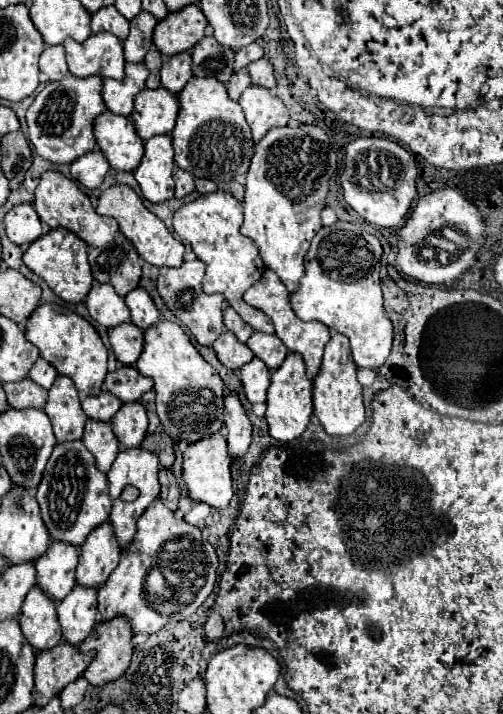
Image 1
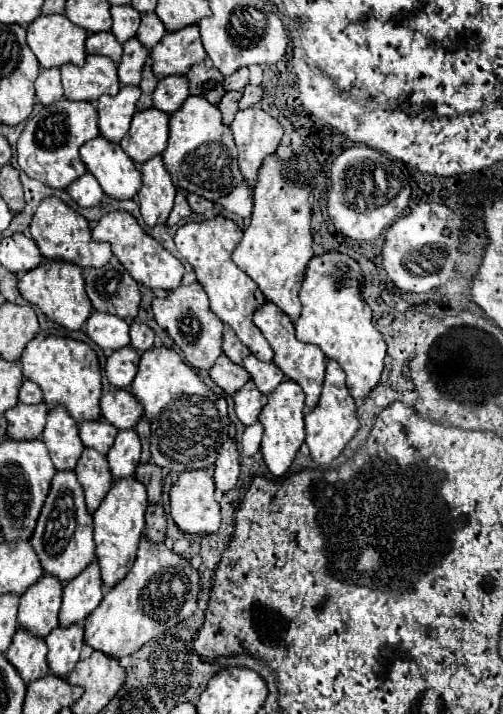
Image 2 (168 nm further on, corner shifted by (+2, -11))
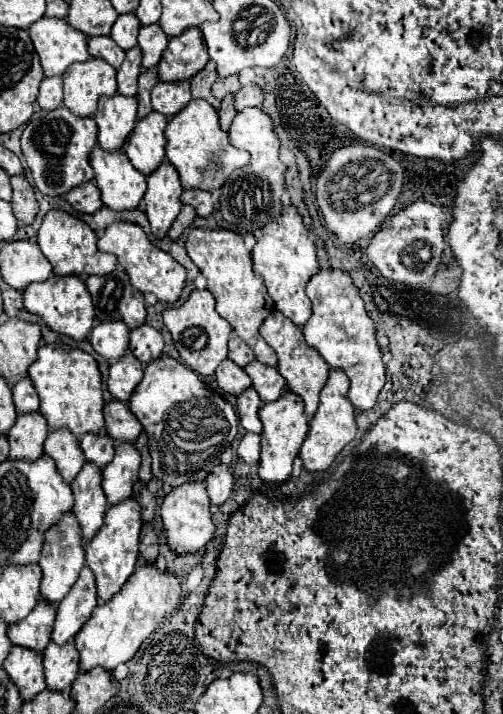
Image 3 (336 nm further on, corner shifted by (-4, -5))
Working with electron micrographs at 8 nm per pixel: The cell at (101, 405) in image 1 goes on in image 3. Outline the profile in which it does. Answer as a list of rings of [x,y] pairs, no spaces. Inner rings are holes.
[[[100,433],[100,437],[84,435],[80,439],[80,449],[84,453],[86,463],[96,465],[98,469],[104,469],[114,457],[114,441],[108,441],[106,433]]]

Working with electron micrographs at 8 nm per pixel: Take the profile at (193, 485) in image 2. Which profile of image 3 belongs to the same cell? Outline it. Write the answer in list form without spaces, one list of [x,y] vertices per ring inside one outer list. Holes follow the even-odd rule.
[[[204,483],[196,485],[180,485],[180,489],[172,489],[162,501],[162,523],[166,545],[176,555],[188,555],[202,549],[214,537],[214,523],[210,519],[210,505],[208,505],[208,491]]]

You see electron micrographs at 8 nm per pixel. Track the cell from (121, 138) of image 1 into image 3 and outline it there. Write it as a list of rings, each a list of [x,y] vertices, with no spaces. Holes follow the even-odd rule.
[[[96,145],[92,149],[90,165],[94,169],[94,181],[102,193],[104,207],[112,211],[138,209],[146,193],[146,177],[132,167],[126,153],[108,153]]]

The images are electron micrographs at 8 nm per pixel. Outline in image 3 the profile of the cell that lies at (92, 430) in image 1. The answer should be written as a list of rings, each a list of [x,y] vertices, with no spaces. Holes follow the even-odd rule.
[[[84,465],[76,479],[70,483],[70,489],[74,493],[72,513],[80,523],[84,543],[92,541],[92,537],[100,531],[100,525],[104,523],[104,513],[108,509],[104,501],[104,491],[100,489],[100,473],[90,467],[92,465]]]

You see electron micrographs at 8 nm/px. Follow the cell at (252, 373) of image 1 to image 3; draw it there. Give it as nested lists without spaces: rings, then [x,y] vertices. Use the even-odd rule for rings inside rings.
[[[250,387],[244,393],[238,395],[236,401],[236,413],[240,417],[240,425],[248,431],[248,433],[260,433],[262,425],[260,425],[260,417],[258,417],[258,409],[260,409],[260,399],[258,393]]]

